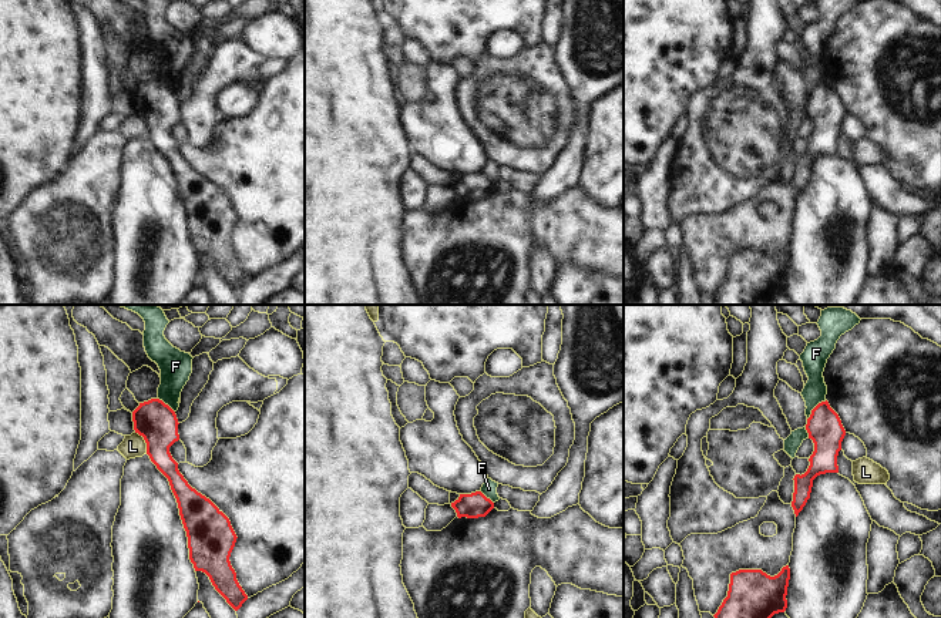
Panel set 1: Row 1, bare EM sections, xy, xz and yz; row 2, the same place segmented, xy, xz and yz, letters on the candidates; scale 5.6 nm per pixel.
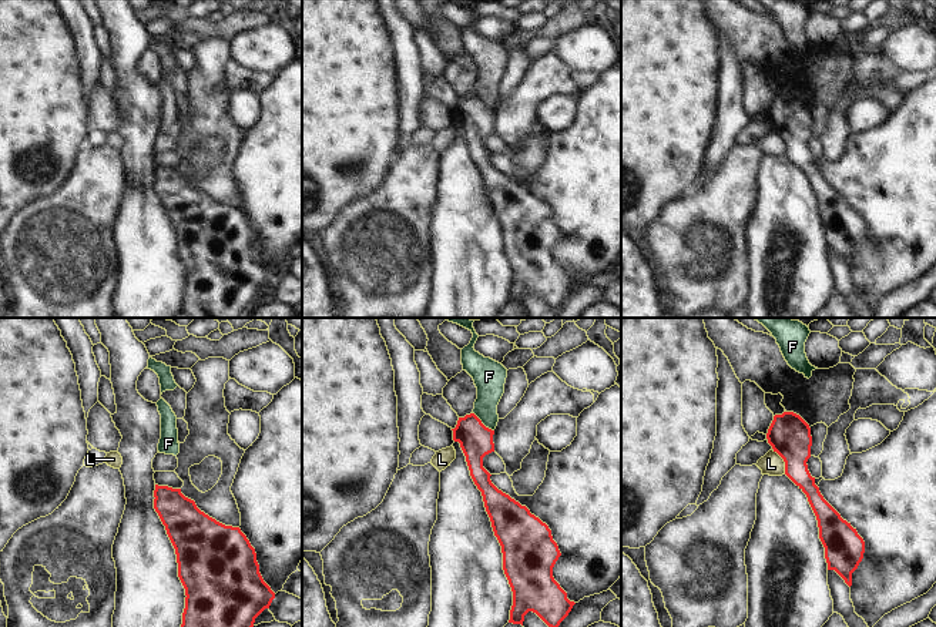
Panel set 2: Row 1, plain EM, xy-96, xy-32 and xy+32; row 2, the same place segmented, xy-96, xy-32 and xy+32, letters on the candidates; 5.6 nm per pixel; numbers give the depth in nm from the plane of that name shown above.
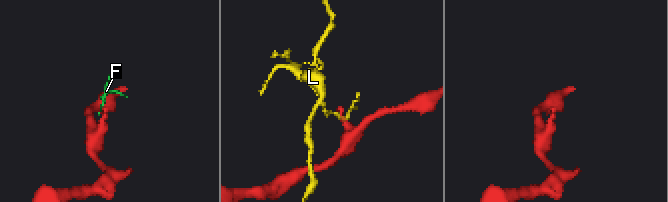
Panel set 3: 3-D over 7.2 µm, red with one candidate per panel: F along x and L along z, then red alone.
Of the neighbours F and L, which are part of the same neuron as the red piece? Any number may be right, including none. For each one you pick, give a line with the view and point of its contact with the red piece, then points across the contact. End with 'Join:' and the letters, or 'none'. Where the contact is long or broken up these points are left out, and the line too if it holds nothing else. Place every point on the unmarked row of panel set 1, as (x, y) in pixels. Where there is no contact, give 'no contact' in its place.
Join: none

